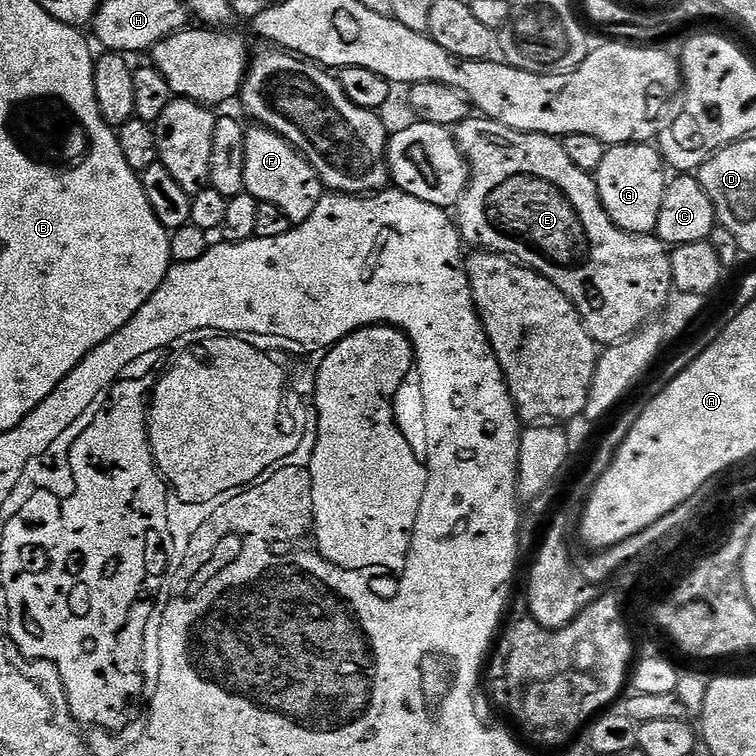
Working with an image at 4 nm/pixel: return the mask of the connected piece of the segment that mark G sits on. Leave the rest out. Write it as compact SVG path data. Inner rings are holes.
M651 143L617 144L605 151L594 179L606 214L619 228L643 236L655 233L666 183L664 172L666 165Z

